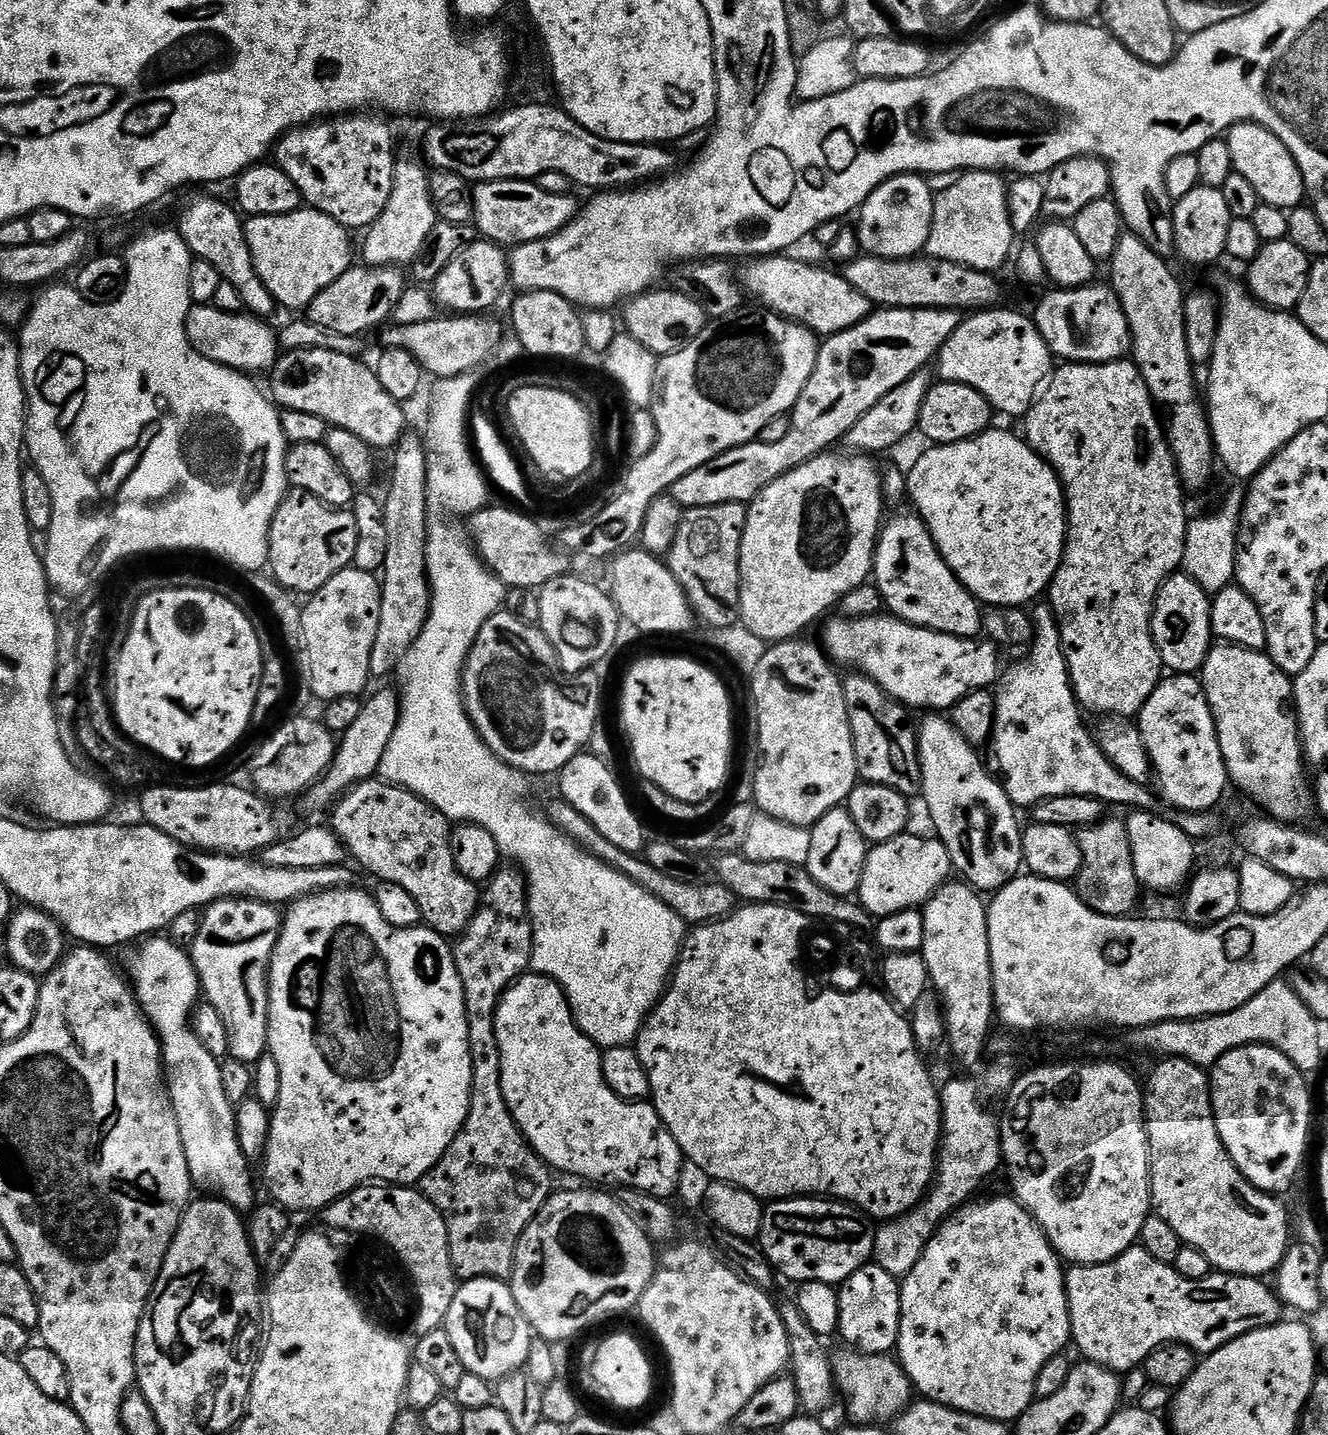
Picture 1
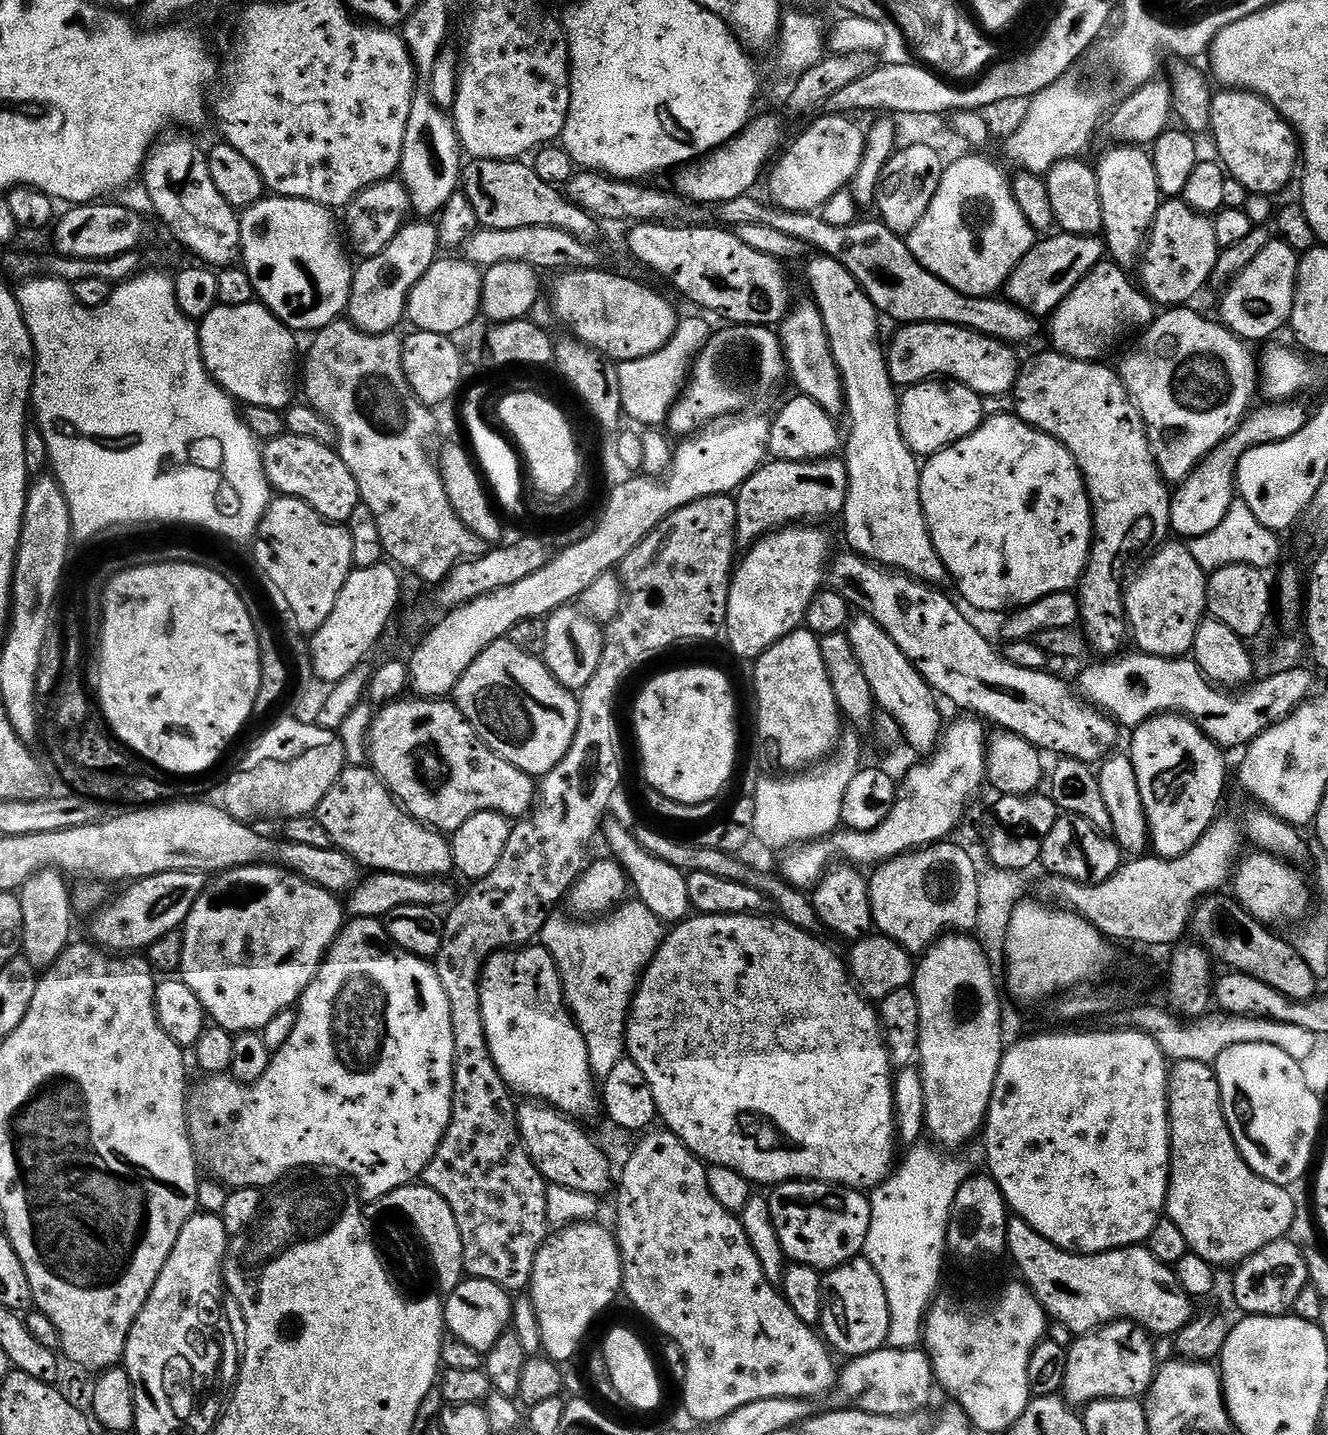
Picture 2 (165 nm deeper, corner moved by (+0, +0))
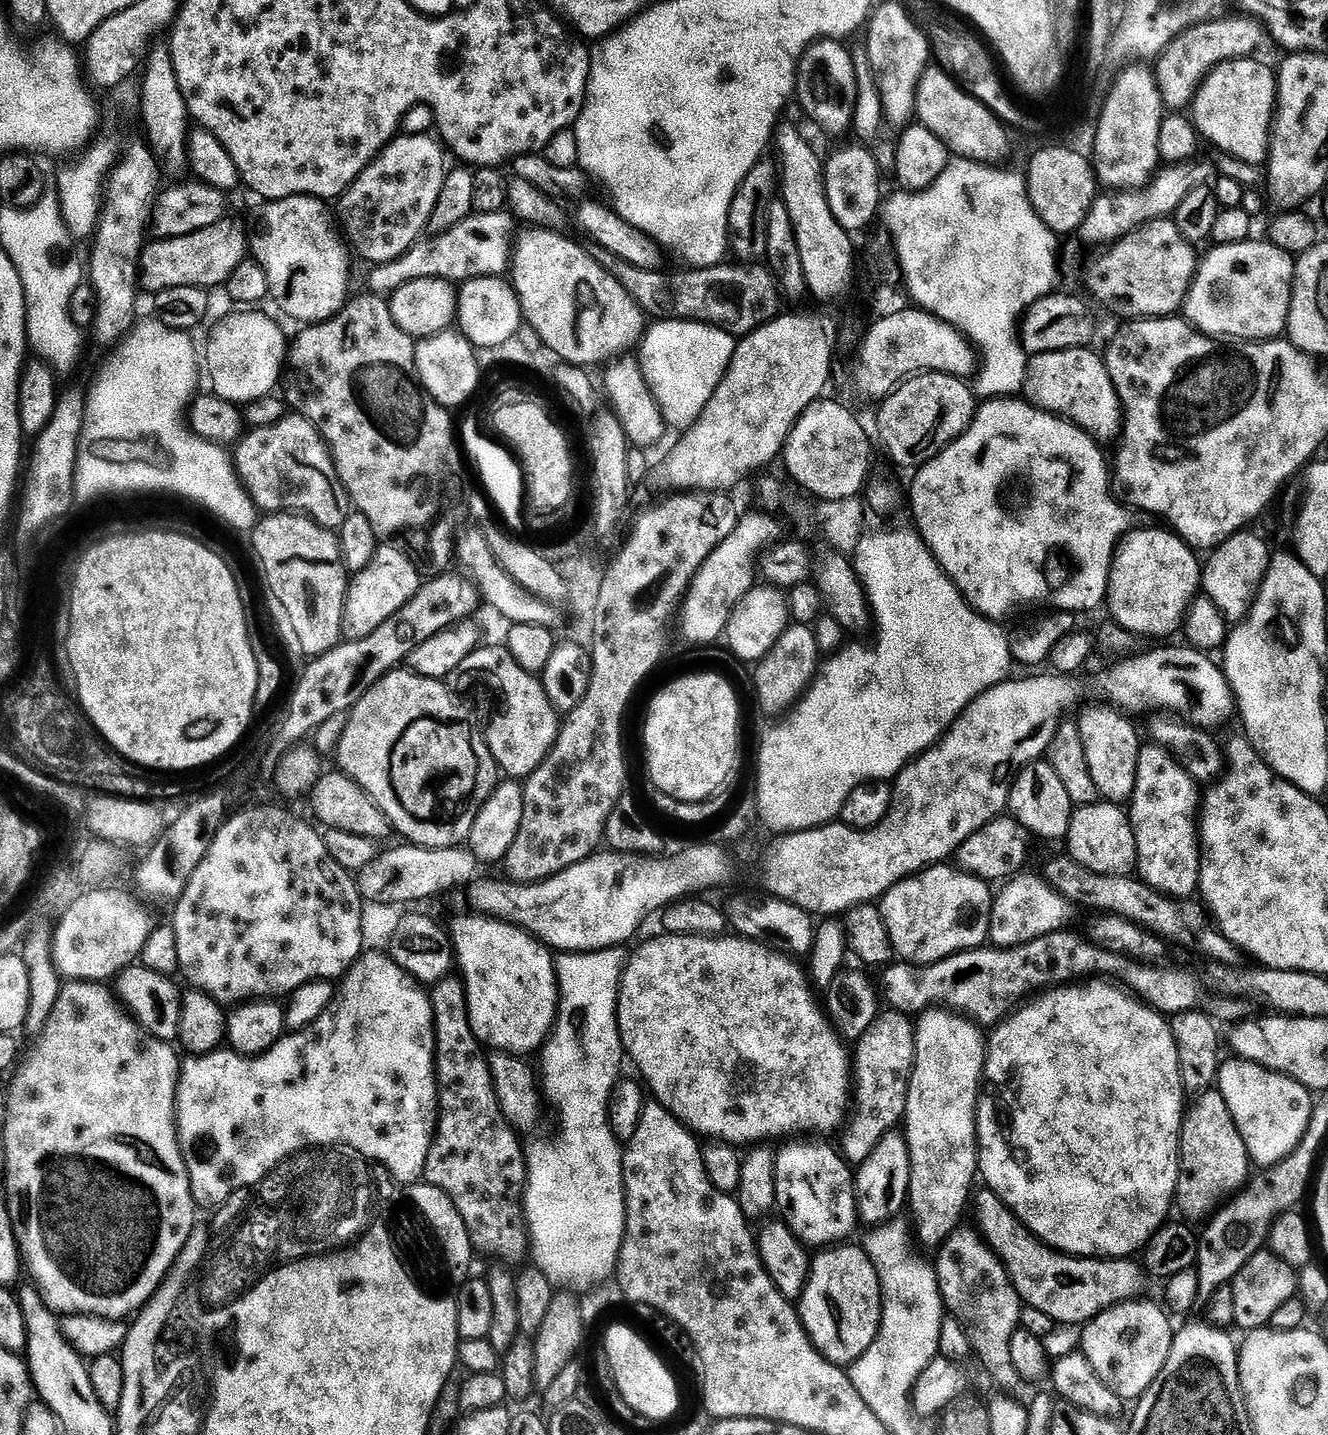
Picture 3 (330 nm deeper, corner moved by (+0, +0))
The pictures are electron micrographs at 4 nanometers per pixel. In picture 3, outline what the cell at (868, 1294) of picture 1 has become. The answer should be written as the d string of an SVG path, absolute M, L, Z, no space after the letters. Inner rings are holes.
M843 1244L825 1247L817 1251L820 1252L817 1256L811 1257L808 1276L798 1297L798 1315L800 1325L803 1326L812 1345L831 1364L849 1366L859 1359L860 1355L870 1346L880 1325L880 1274L863 1247L856 1245L855 1248L852 1244Z

